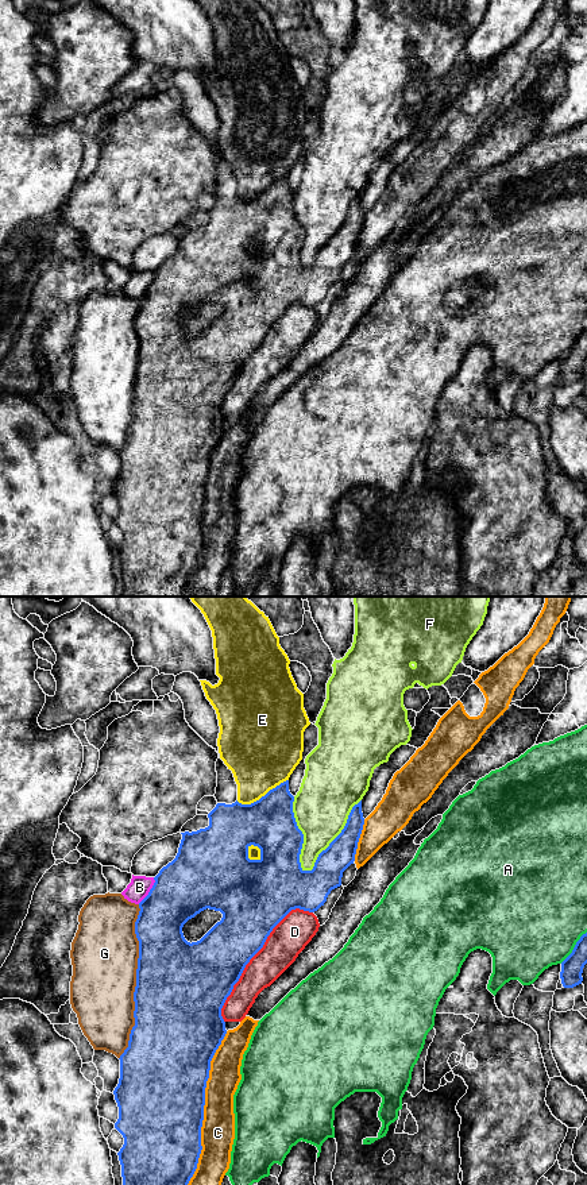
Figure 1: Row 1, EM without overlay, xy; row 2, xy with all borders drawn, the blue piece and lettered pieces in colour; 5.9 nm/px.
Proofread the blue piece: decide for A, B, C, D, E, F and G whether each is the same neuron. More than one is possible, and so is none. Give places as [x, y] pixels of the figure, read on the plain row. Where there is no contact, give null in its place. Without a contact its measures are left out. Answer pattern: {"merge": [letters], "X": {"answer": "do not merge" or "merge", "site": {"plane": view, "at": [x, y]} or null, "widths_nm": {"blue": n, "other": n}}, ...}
{"merge": ["E"], "A": {"answer": "do not merge", "site": {"plane": "xy", "at": [574, 343]}, "widths_nm": {"blue": 130, "other": 500}}, "B": {"answer": "do not merge", "site": {"plane": "xy", "at": [150, 286]}, "widths_nm": {"blue": 360, "other": 130}}, "C": {"answer": "do not merge", "site": {"plane": "xy", "at": [203, 512]}, "widths_nm": {"blue": 500, "other": 200}}, "D": {"answer": "do not merge", "site": {"plane": "xy", "at": [253, 351]}, "widths_nm": {"blue": 340, "other": 220}}, "E": {"answer": "merge", "site": {"plane": "xy", "at": [262, 192]}, "widths_nm": {"blue": 300, "other": 400}}, "F": {"answer": "do not merge", "site": {"plane": "xy", "at": [335, 234]}, "widths_nm": {"blue": 180, "other": 340}}, "G": {"answer": "do not merge", "site": {"plane": "xy", "at": [136, 377]}, "widths_nm": {"blue": 500, "other": 400}}}

